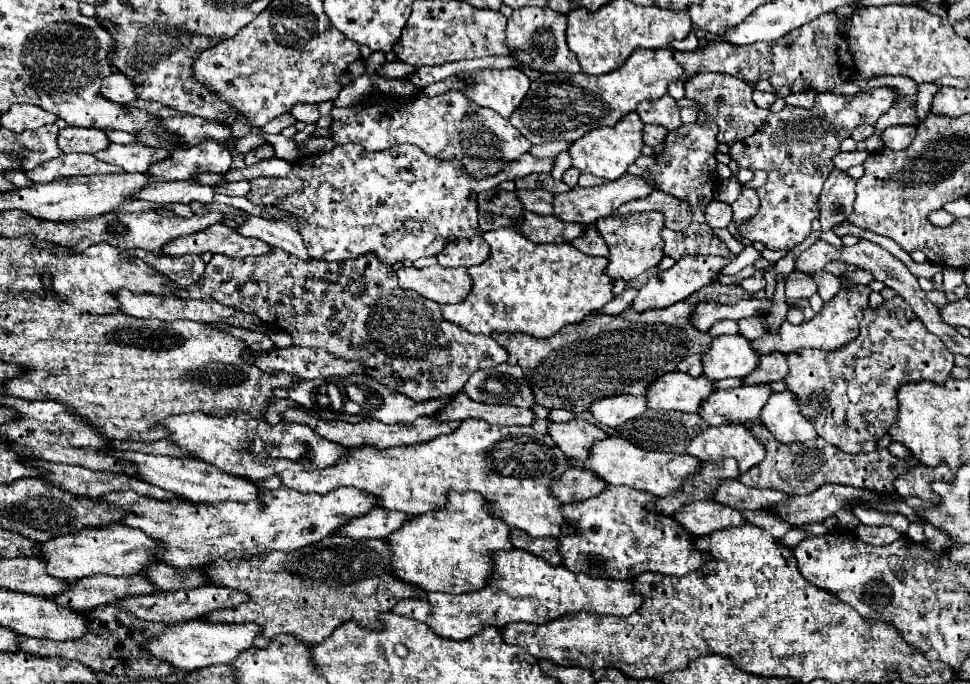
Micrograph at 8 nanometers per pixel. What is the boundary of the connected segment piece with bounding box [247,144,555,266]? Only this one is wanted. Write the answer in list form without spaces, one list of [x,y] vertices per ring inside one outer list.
[[[341,144],[331,152],[319,156],[299,156],[293,172],[285,178],[255,178],[251,182],[251,192],[247,200],[253,204],[275,206],[285,214],[307,220],[307,228],[295,228],[301,232],[309,254],[315,260],[349,260],[365,254],[375,254],[383,264],[397,264],[423,256],[437,256],[445,244],[457,238],[469,238],[481,234],[477,222],[477,202],[475,194],[479,190],[489,190],[506,180],[523,178],[527,174],[549,174],[553,170],[555,158],[535,158],[533,154],[525,154],[519,160],[511,162],[507,168],[493,176],[475,180],[471,178],[459,160],[437,160],[423,154],[421,148],[413,144],[399,144],[397,148],[389,148],[383,152],[367,152],[359,144]]]

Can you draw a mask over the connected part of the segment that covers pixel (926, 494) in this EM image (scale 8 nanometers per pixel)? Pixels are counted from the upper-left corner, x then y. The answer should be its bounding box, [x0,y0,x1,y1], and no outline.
[893,464,951,504]

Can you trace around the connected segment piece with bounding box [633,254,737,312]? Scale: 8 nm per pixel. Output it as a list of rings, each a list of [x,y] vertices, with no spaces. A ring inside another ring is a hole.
[[[731,254],[727,258],[723,258],[723,256],[685,256],[673,268],[669,268],[665,272],[659,272],[659,274],[649,278],[647,284],[641,286],[641,290],[639,290],[639,294],[637,294],[635,302],[633,302],[633,308],[637,312],[643,312],[647,308],[667,308],[667,306],[671,306],[675,302],[681,302],[687,296],[691,296],[693,292],[707,286],[711,280],[715,280],[721,274],[721,270],[727,264],[731,264],[735,258],[737,258],[735,254]]]

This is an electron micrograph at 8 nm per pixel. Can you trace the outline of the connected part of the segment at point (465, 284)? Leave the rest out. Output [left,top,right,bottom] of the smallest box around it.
[397,264,473,304]

